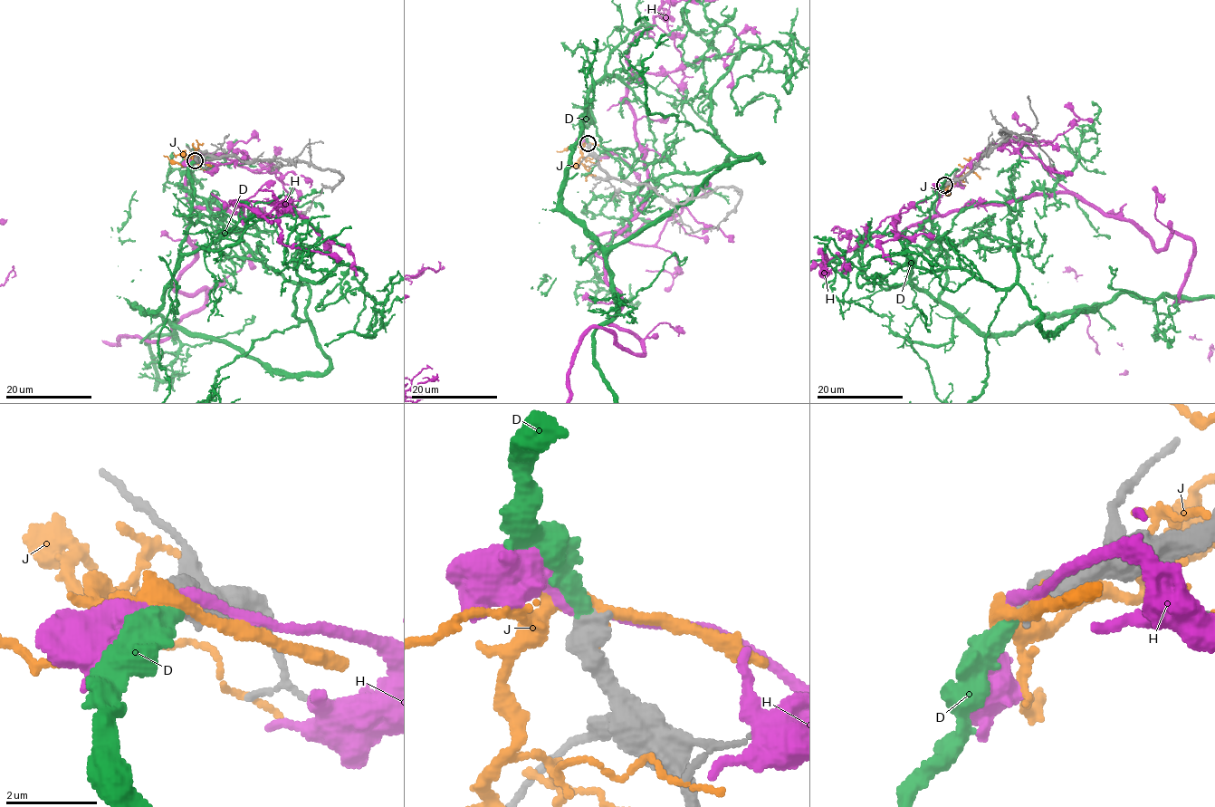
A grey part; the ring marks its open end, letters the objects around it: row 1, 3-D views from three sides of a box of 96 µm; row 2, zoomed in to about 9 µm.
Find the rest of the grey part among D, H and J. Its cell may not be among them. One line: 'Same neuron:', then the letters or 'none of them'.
Same neuron: D

